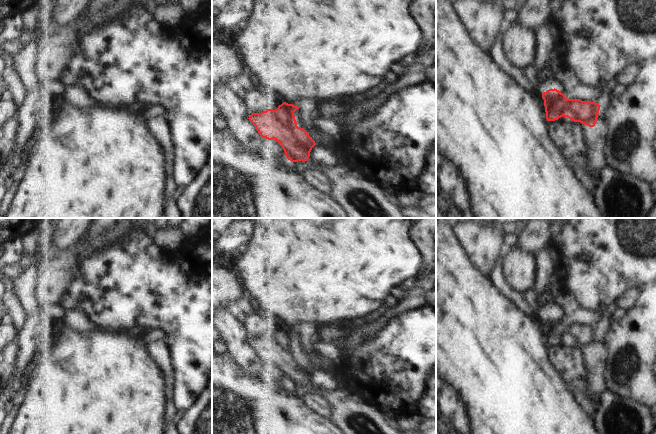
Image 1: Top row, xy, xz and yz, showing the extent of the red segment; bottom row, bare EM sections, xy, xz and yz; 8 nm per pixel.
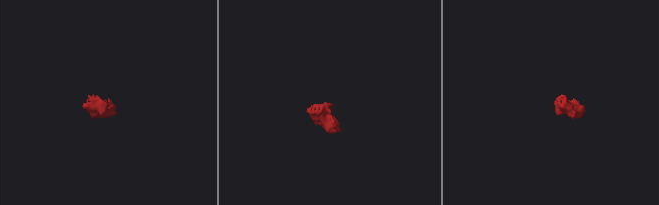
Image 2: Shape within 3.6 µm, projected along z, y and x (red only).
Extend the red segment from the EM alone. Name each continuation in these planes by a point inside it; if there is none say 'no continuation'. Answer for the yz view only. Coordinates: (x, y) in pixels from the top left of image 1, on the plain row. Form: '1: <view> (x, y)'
no continuation

